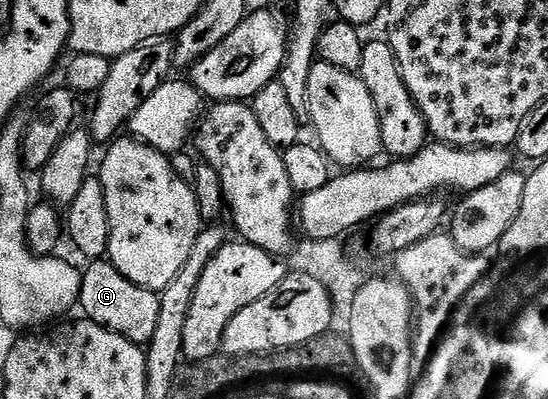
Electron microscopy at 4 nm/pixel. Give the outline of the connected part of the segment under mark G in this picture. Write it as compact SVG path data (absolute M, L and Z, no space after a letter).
M101 258L87 267L80 278L78 308L84 311L81 313L95 324L122 334L130 342L147 345L154 334L156 311L160 309L159 295L142 286L134 286L134 282L127 280L107 259Z

